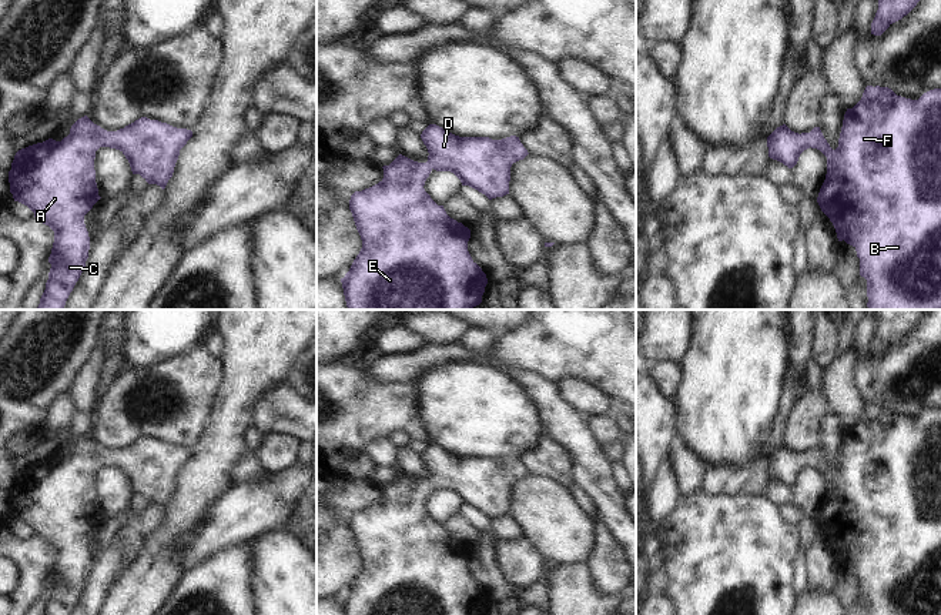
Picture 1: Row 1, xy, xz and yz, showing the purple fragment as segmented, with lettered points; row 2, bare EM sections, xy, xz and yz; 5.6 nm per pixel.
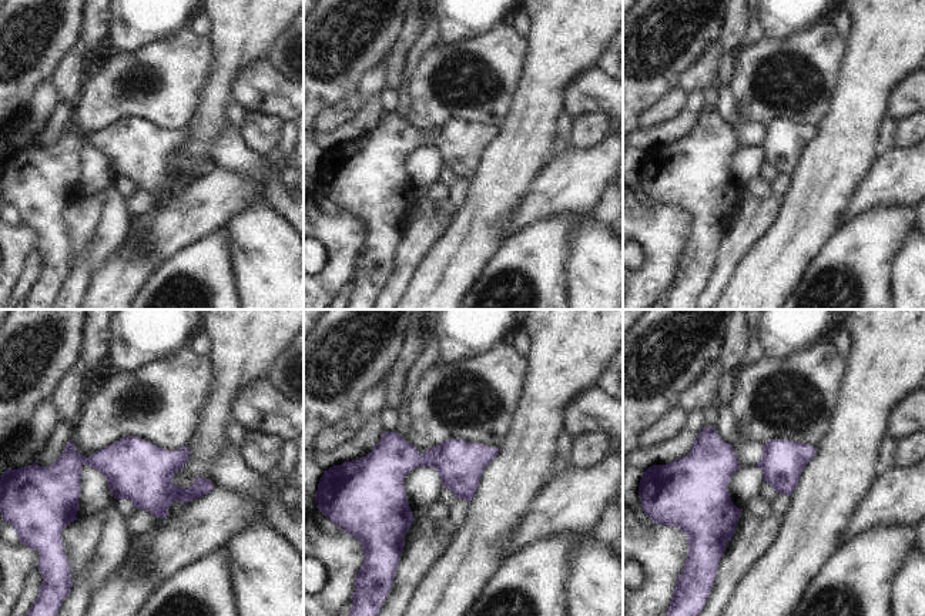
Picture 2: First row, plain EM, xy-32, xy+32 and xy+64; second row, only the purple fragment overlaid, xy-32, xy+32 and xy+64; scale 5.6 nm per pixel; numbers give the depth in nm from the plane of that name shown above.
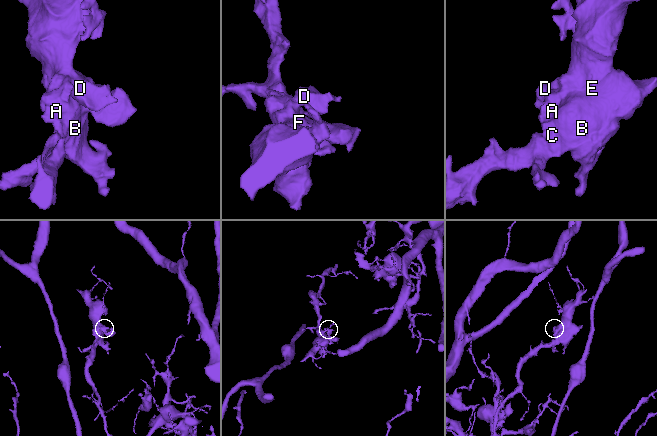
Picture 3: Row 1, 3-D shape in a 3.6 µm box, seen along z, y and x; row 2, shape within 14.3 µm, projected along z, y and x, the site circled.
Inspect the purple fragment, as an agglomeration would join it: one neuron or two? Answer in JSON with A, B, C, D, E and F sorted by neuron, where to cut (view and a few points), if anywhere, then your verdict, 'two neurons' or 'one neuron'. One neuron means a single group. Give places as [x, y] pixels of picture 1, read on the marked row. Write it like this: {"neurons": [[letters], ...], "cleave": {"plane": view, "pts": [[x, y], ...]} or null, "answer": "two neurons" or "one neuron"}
{"neurons": [["A", "B", "C", "D", "E", "F"]], "cleave": null, "answer": "one neuron"}

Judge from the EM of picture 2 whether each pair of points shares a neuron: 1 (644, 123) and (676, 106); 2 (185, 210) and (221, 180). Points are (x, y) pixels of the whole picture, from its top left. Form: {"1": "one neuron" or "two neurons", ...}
{"1": "one neuron", "2": "one neuron"}

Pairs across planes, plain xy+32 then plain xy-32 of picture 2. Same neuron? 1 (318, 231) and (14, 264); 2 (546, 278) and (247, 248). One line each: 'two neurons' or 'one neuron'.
1: one neuron
2: two neurons

